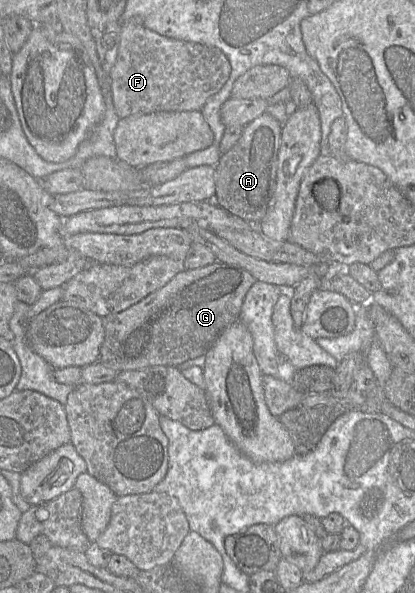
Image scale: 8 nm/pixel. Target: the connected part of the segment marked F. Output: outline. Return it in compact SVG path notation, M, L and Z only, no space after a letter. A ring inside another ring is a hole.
M127 20L121 21L121 37L120 46L117 54L116 62L110 72L111 77L111 92L113 96L113 104L115 111L120 119L131 115L148 114L160 111L202 111L207 100L216 94L228 80L231 73L231 63L228 57L219 48L207 46L200 43L183 41L178 39L162 36L157 32L143 26L140 21Z

